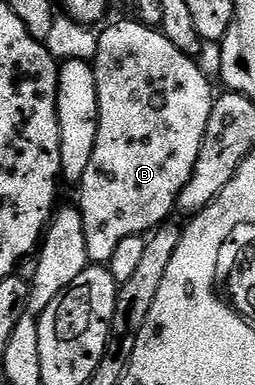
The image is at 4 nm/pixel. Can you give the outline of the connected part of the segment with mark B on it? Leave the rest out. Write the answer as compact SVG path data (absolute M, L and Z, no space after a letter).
M135 20L127 21L116 22L113 26L105 25L103 27L105 30L99 31L98 52L94 59L96 83L98 84L98 112L100 113L98 136L94 144L94 156L90 156L90 164L86 167L82 180L78 183L78 190L80 190L78 209L82 216L82 224L86 228L86 252L88 253L89 263L92 264L111 263L114 248L118 248L118 244L122 244L122 240L126 240L135 234L147 235L171 219L168 217L171 216L172 210L177 209L178 196L186 188L186 184L194 172L194 166L198 164L198 152L202 148L202 140L206 136L206 124L210 120L214 101L213 83L200 71L195 57L183 54L181 50L174 48L174 44L170 44L170 40L166 40L166 36L159 29L143 26Z

